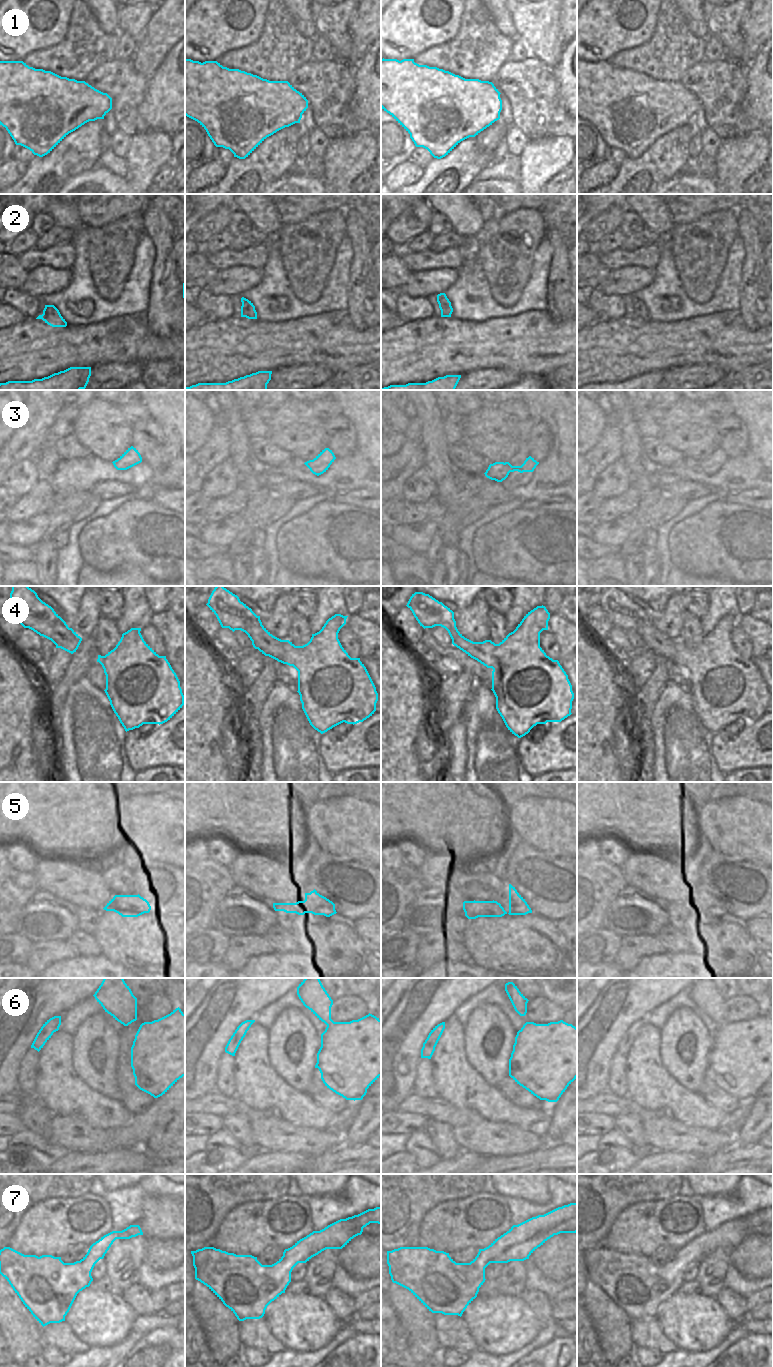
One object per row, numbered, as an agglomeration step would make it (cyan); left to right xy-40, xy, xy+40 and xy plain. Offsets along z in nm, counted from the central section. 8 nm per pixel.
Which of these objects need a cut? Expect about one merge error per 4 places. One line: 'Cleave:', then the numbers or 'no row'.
Cleave: no row

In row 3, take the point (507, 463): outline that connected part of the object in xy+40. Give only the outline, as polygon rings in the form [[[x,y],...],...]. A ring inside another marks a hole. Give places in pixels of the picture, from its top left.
[[[529,456],[526,458],[524,463],[521,466],[512,466],[509,462],[495,462],[490,464],[486,472],[485,476],[491,480],[495,480],[497,482],[502,482],[505,480],[510,472],[518,471],[520,473],[523,472],[533,472],[536,466],[539,464],[534,458]]]

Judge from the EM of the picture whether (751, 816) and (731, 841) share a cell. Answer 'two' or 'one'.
one

